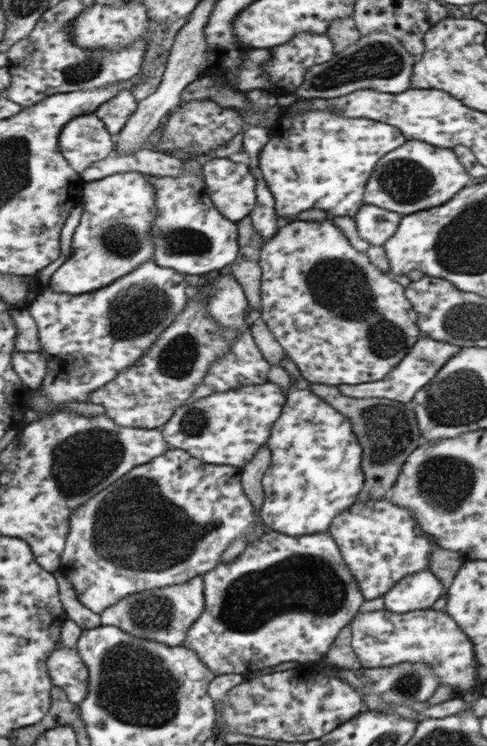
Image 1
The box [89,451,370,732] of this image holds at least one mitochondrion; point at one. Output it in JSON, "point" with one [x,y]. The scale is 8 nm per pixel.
{"point":[307,583]}

